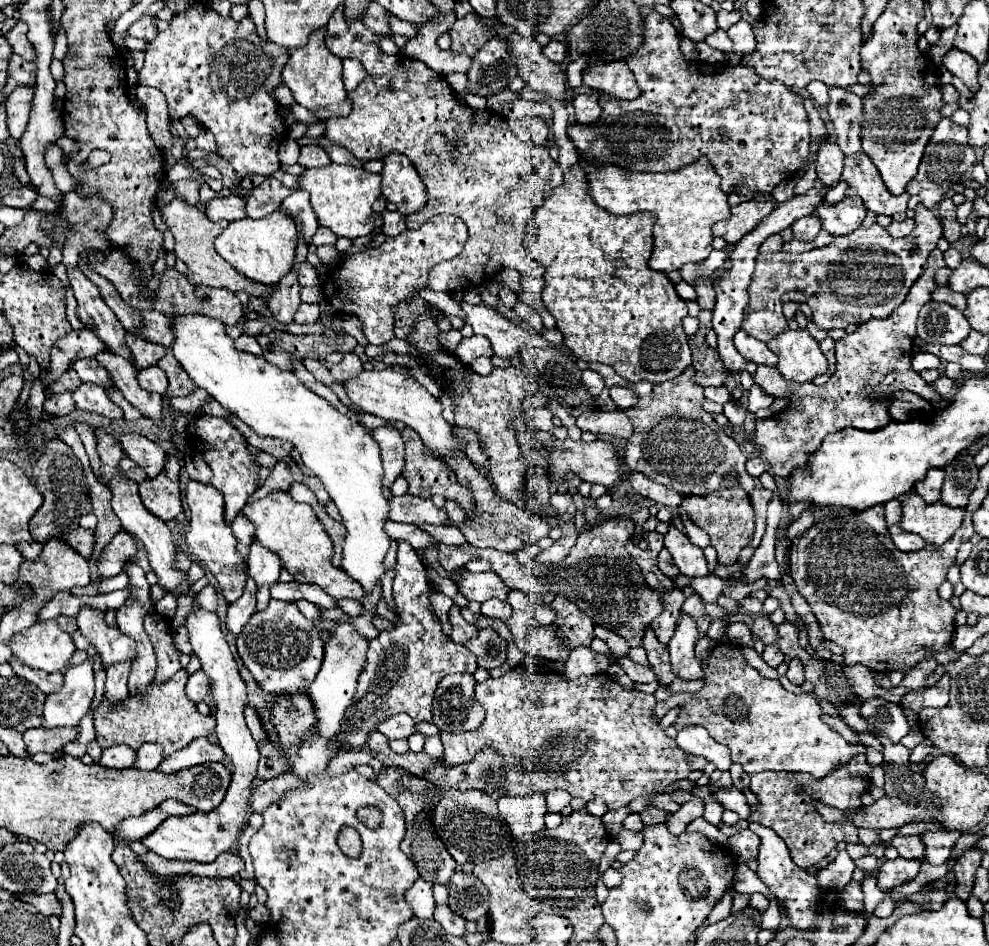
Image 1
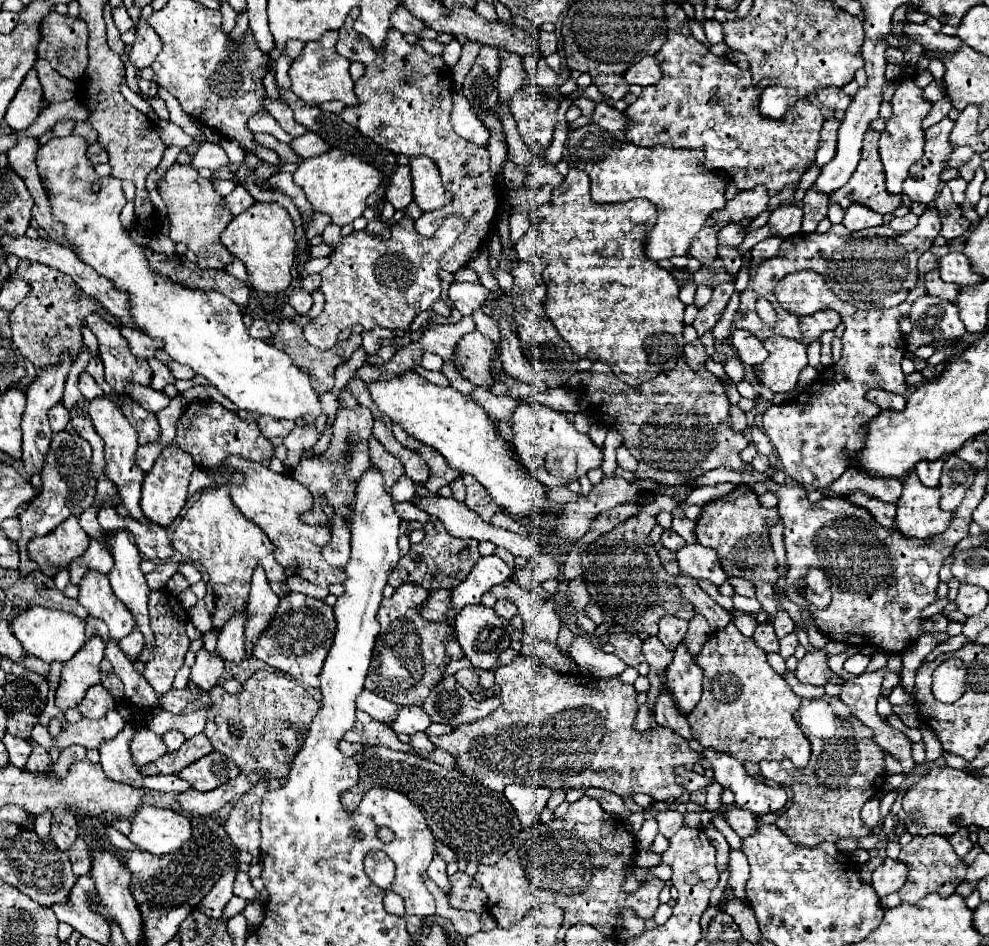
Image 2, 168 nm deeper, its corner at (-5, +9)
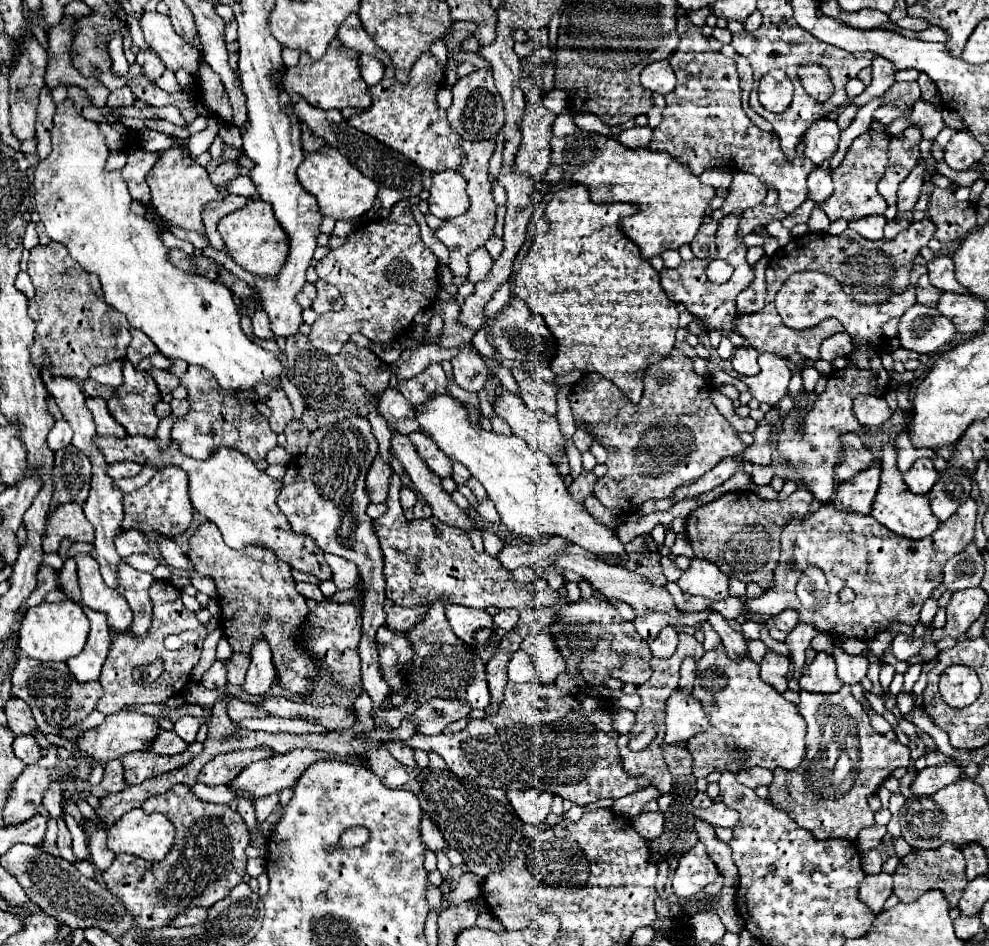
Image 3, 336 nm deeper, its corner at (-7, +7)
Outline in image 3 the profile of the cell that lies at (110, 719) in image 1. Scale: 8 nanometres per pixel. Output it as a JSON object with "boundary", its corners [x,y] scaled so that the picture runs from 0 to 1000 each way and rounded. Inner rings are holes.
{"boundary":[[[22,692],[12,714],[12,735],[24,739],[32,747],[38,771],[44,777],[59,777],[61,771],[83,764],[97,749],[97,741],[103,737],[103,724],[99,720],[81,724],[69,709],[67,701],[44,701]]]}

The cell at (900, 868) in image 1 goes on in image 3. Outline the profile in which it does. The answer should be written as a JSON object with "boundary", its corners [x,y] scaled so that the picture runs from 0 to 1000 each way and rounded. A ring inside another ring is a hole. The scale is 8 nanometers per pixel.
{"boundary":[[[890,923],[888,925],[876,925],[876,929],[868,936],[868,946],[870,950],[884,963],[890,965],[894,952],[902,946],[902,938],[894,938]]]}

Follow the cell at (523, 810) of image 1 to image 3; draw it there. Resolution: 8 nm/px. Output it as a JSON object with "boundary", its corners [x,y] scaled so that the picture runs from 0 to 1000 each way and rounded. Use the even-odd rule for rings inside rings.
{"boundary":[[[532,834],[532,836],[514,836],[514,845],[530,870],[546,872],[558,853],[558,838]]]}

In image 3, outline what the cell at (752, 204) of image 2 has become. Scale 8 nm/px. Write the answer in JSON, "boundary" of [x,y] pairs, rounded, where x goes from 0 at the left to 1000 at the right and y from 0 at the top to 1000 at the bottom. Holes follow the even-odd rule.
{"boundary":[[[742,181],[742,191],[736,200],[736,208],[732,210],[728,221],[720,223],[720,232],[728,234],[740,223],[752,223],[752,221],[764,219],[775,210],[775,204],[777,202],[766,191],[766,187],[760,187],[758,183],[752,183],[752,181]]]}

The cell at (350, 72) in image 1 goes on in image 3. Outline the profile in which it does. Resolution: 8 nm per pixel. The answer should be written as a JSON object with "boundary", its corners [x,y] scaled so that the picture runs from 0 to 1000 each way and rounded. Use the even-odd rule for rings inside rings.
{"boundary":[[[368,58],[368,60],[364,60],[364,77],[366,77],[366,84],[370,86],[370,90],[376,92],[386,84],[388,69],[382,62],[378,62],[374,58]]]}

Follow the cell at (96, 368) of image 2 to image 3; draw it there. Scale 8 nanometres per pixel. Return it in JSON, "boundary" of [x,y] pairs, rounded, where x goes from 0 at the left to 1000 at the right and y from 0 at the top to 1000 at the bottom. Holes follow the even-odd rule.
{"boundary":[[[111,382],[99,388],[91,390],[91,399],[95,403],[99,403],[101,407],[111,407],[111,409],[119,409],[123,405],[123,382]]]}

